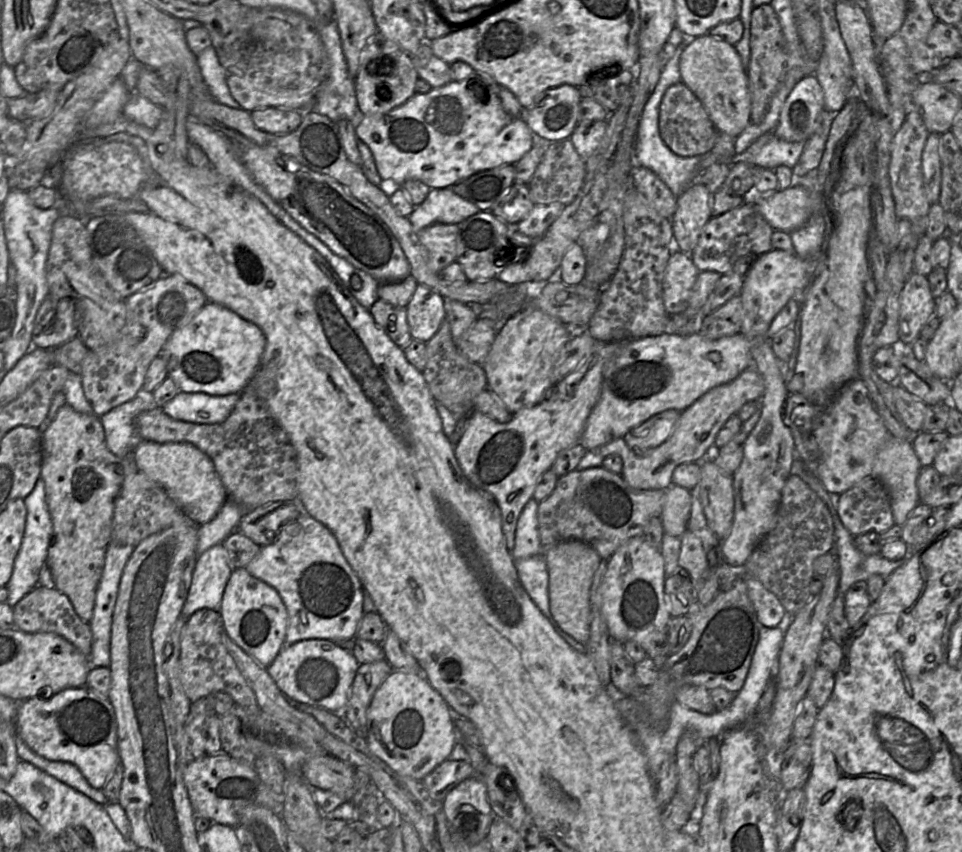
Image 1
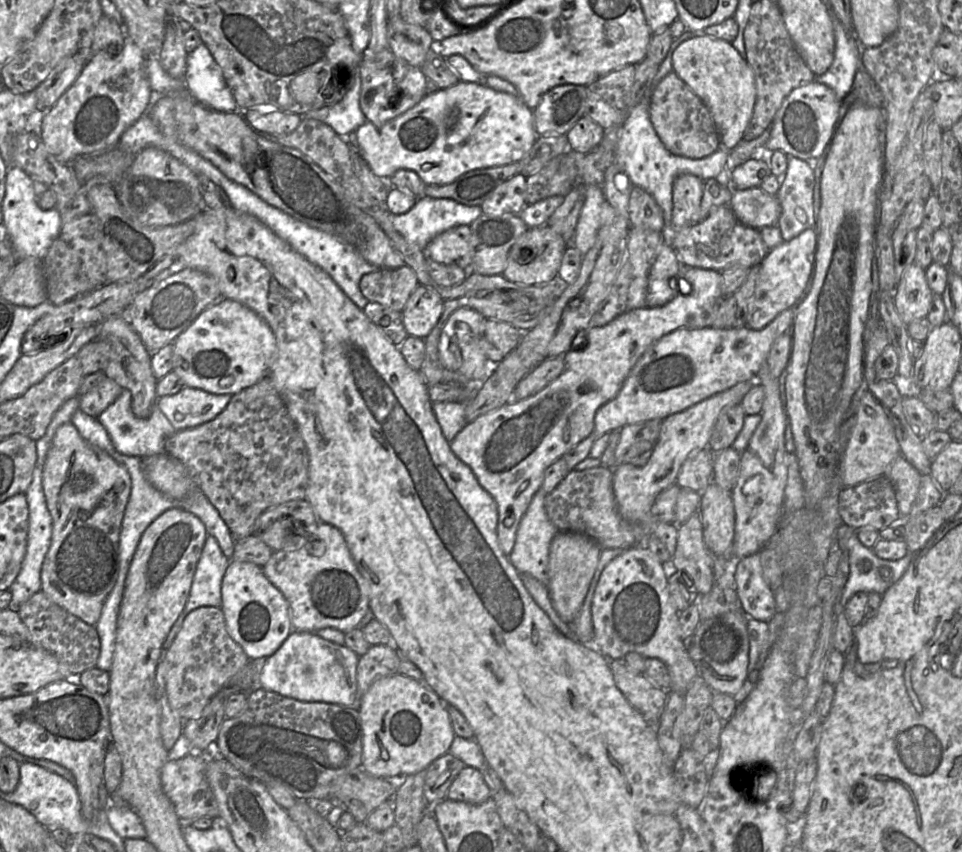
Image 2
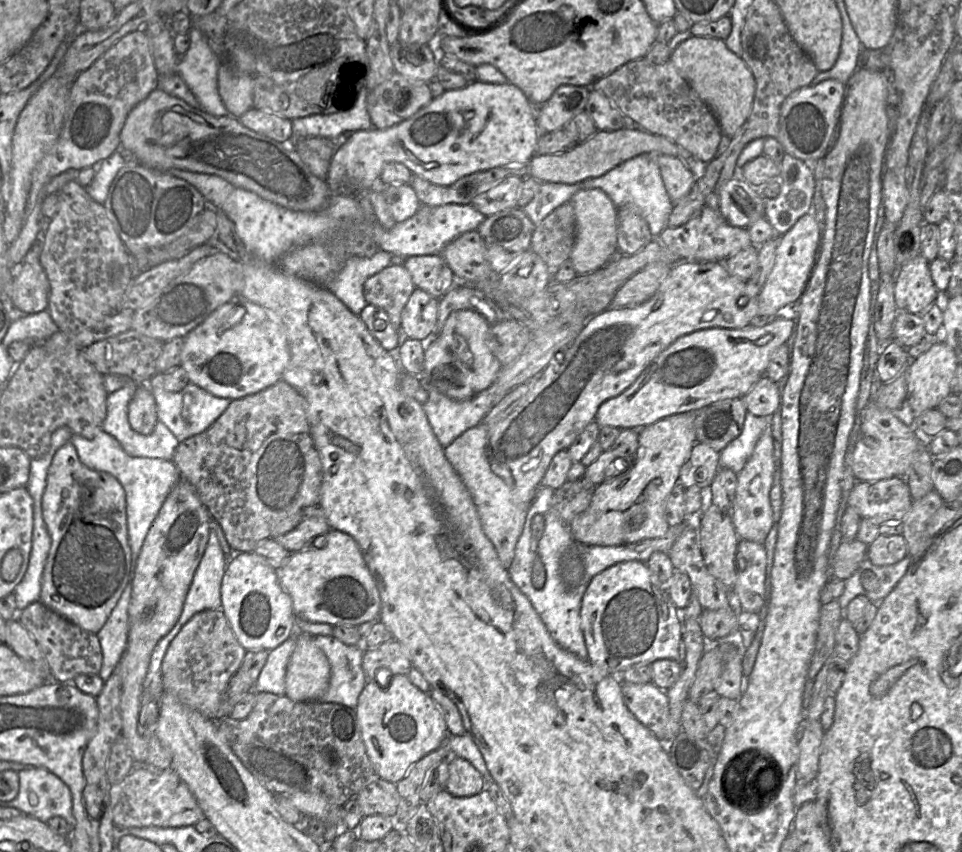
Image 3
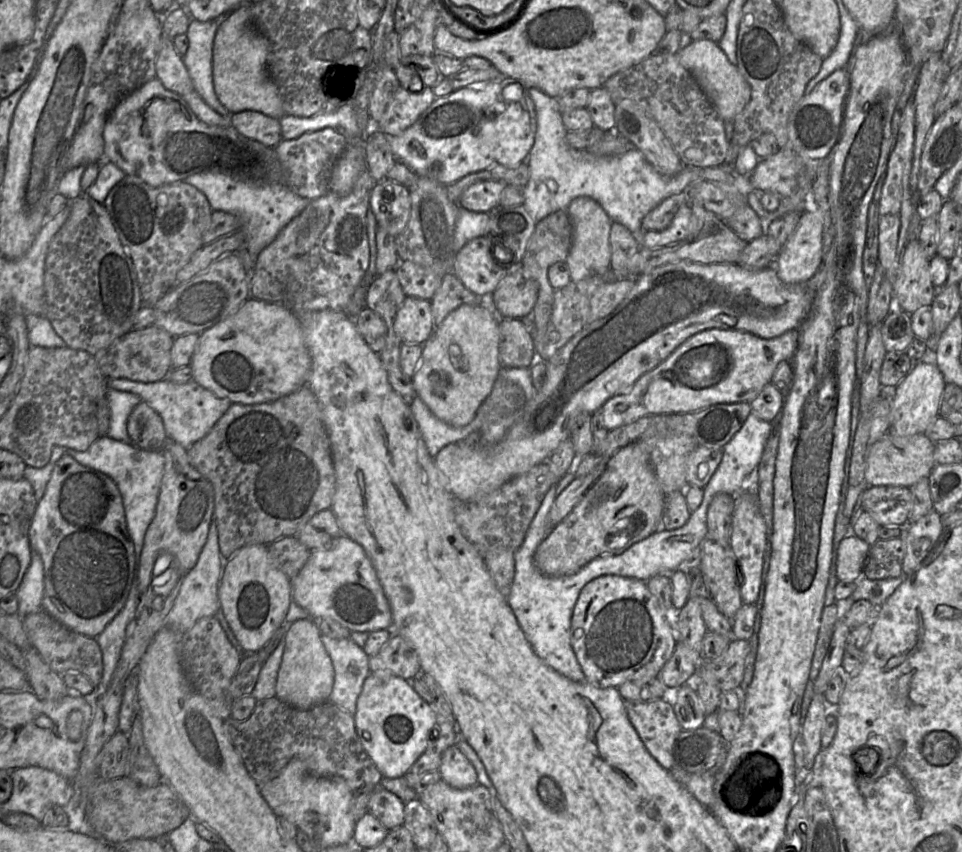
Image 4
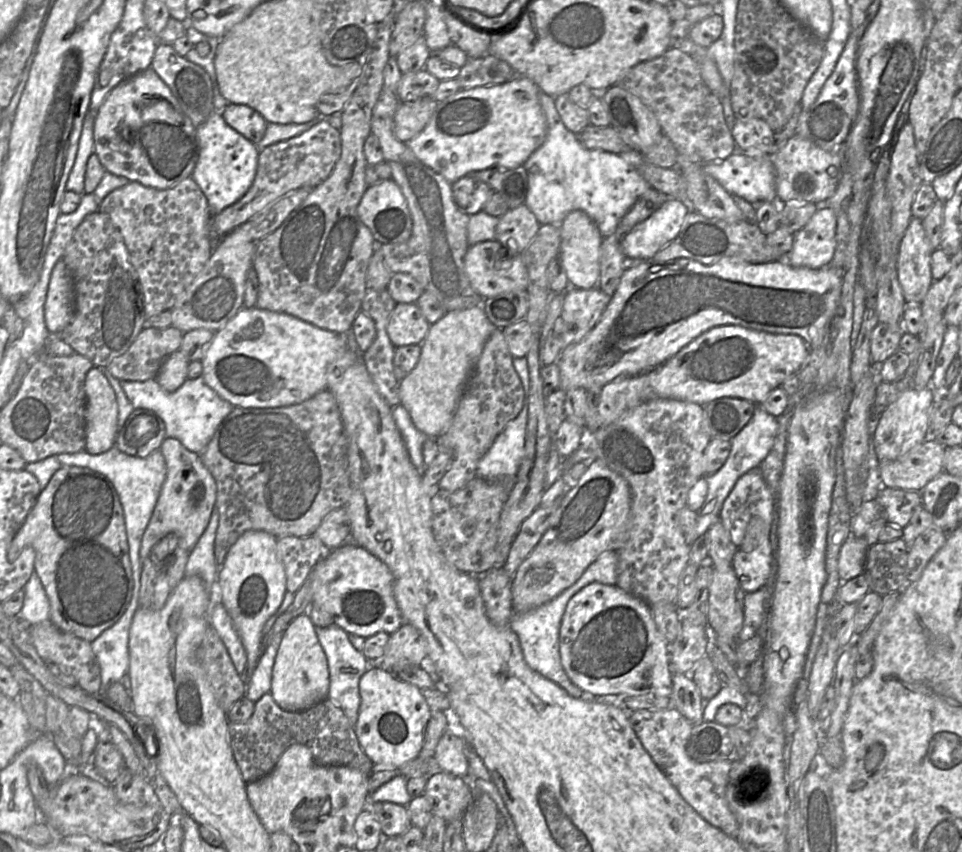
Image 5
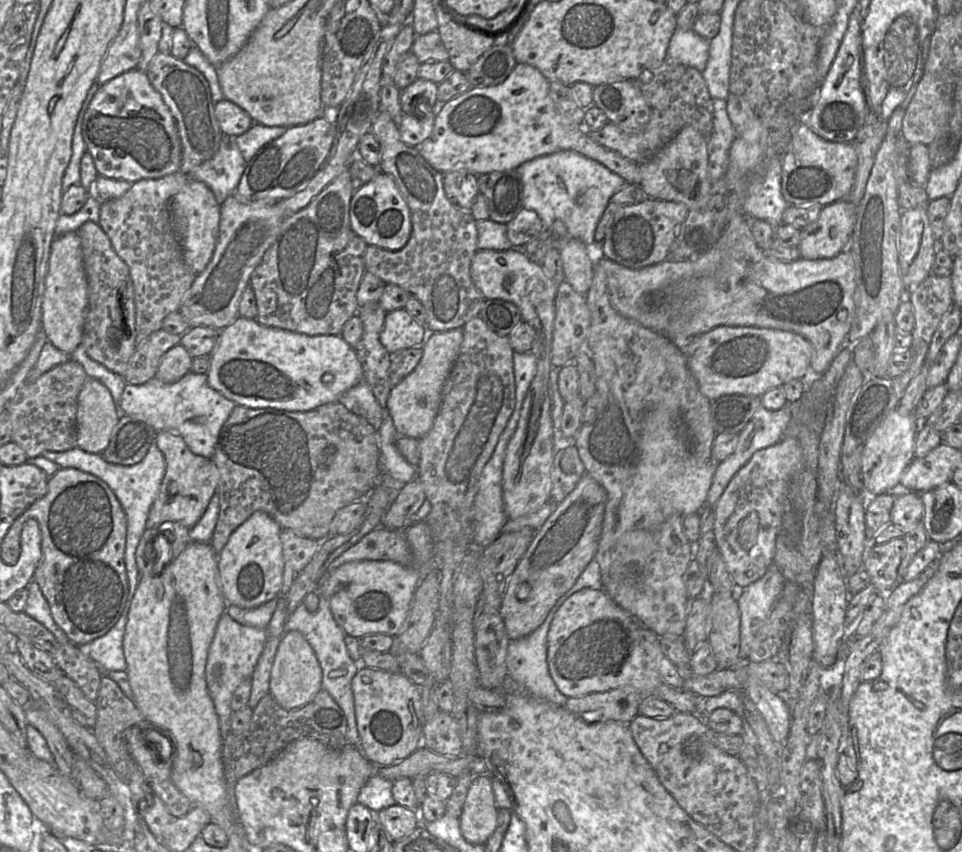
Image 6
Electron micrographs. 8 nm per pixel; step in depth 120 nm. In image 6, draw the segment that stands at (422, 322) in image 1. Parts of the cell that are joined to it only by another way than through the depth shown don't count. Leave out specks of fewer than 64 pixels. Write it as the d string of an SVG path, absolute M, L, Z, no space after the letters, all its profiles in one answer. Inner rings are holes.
M402 308L386 314L380 342L389 353L394 354L403 349L423 346L427 335L426 326Z

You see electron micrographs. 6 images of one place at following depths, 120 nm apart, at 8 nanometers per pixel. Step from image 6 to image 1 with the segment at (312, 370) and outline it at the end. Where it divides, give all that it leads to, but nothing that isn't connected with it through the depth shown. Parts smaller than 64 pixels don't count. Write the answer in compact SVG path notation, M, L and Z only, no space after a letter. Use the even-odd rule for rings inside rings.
M214 302L206 305L184 326L176 329L163 347L168 376L183 392L203 392L209 395L241 393L256 372L266 346L263 331L232 310Z

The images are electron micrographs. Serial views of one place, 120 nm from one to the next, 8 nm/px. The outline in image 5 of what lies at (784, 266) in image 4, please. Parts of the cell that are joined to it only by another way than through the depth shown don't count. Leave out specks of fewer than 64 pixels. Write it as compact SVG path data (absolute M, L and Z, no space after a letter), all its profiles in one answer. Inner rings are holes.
M820 208L814 213L807 224L794 233L793 245L784 259L777 261L786 261L793 267L804 267L818 269L829 266L832 262L836 249L836 215L831 208Z

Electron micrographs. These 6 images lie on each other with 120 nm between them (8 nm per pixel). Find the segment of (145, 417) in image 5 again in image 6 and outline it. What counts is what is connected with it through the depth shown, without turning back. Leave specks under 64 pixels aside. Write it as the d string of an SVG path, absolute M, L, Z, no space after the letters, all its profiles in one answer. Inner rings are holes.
M124 415L114 428L110 442L101 455L109 463L124 466L137 464L147 455L157 432L144 419Z

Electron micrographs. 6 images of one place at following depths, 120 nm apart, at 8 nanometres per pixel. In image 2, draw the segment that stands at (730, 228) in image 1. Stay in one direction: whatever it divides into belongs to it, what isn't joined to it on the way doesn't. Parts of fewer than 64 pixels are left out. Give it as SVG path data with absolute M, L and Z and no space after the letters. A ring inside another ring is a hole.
M729 205L712 207L704 220L692 226L680 230L666 227L662 236L677 253L684 267L693 266L718 272L733 266L748 269L758 266L769 251L760 230L740 223Z

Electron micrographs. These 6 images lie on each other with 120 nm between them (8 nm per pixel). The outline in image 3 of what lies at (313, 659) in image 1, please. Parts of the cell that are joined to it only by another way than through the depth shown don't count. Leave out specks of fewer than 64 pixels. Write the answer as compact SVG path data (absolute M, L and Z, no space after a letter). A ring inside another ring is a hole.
M294 630L293 634L284 642L272 649L268 653L267 660L259 673L259 676L254 684L254 692L268 692L275 695L285 695L285 674L288 661L295 647L295 634L298 630ZM332 635L314 636L313 640L331 667L328 687L318 701L356 708L358 697L366 684L362 670L364 646L346 645Z

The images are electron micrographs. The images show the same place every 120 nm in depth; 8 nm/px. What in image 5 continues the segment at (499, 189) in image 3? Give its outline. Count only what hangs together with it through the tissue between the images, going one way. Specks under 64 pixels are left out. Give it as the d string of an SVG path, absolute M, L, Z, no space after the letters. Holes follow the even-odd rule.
M464 176L451 184L457 207L470 215L483 211L485 203L495 191L485 182L472 176Z

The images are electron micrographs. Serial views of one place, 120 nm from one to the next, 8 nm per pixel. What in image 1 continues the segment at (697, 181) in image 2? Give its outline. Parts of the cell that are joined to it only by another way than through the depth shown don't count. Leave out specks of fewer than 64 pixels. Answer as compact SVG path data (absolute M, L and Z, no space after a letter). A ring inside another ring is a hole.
M705 185L687 188L678 198L671 218L674 241L680 251L690 254L698 243L703 227L712 218L713 195Z

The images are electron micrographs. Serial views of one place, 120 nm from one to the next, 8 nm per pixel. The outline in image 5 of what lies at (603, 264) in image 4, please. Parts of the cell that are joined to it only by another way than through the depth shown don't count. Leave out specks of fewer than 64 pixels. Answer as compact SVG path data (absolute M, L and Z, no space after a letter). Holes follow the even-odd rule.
M574 210L566 216L561 224L560 258L566 269L569 286L587 290L598 285L602 240L599 229L587 213Z

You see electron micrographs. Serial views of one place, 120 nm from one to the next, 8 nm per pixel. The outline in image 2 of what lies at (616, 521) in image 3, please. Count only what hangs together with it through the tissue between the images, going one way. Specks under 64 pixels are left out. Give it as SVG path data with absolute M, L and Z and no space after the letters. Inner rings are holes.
M739 382L681 412L669 415L661 422L659 438L644 466L636 467L623 463L613 469L613 491L620 516L629 523L639 525L648 536L654 535L659 538L670 556L676 548L678 526L674 523L663 523L654 519L651 507L655 498L676 482L679 469L689 456L708 446L713 426L719 414L730 406L739 405L754 382Z

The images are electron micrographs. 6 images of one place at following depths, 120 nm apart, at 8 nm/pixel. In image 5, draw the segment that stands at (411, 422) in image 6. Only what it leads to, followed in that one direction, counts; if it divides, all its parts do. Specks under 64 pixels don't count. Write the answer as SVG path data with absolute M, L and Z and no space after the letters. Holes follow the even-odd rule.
M482 304L447 312L430 326L421 344L417 365L400 381L401 405L408 411L415 427L429 438L439 437L450 427L466 382L495 329Z

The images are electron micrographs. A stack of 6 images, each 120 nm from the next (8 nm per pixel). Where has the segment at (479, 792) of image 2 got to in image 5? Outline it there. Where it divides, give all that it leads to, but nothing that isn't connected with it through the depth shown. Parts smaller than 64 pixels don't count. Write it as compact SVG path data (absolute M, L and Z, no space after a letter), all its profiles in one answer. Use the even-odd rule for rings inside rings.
M449 727L436 746L434 758L441 771L458 777L469 778L466 741Z

